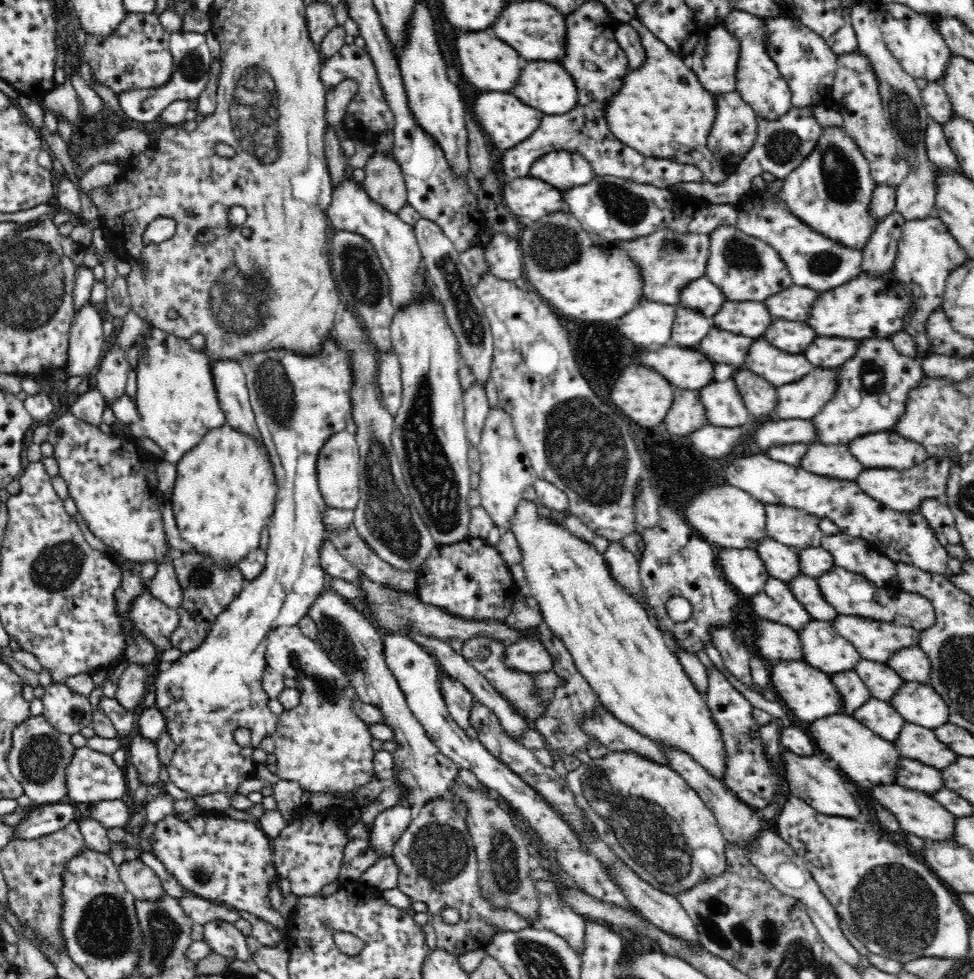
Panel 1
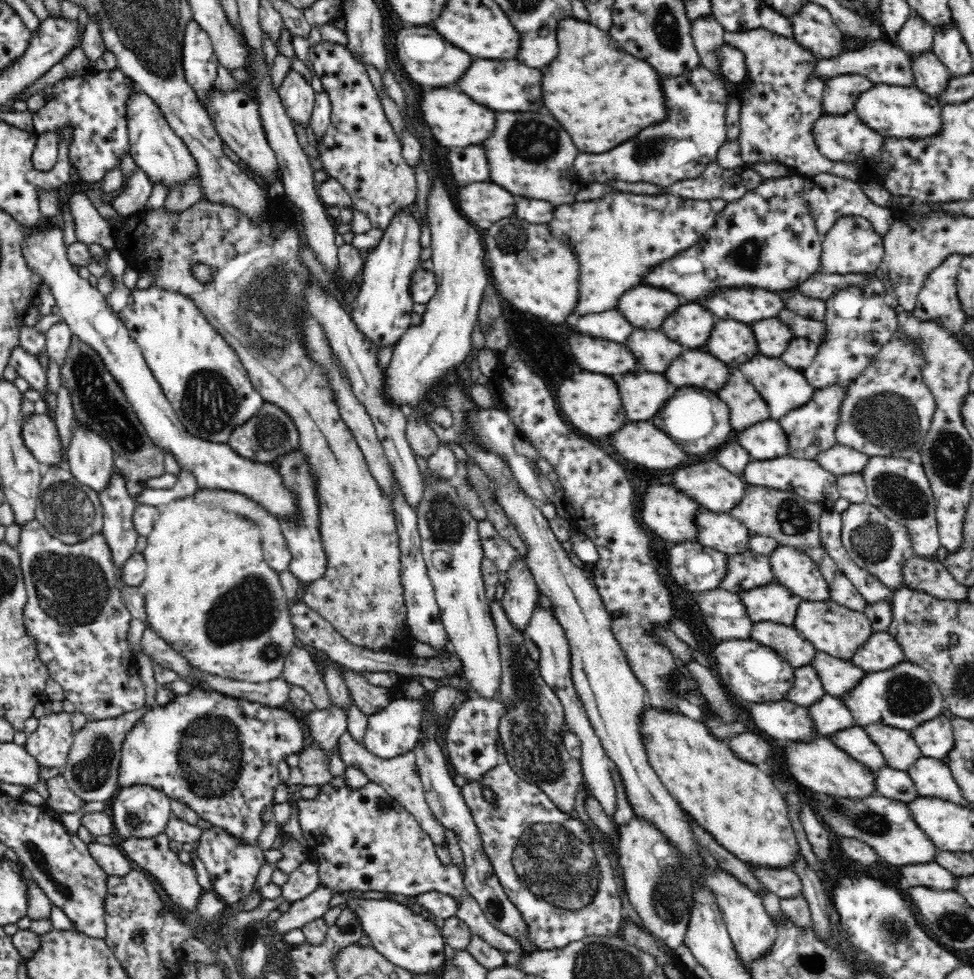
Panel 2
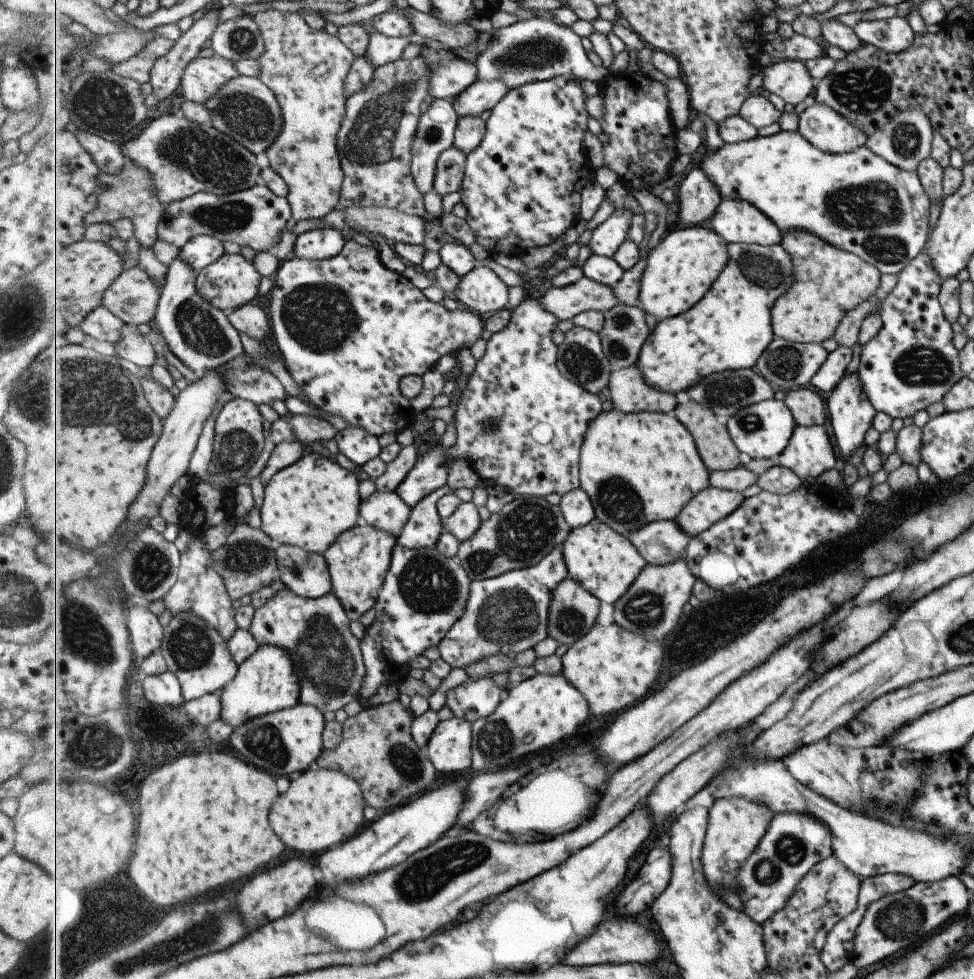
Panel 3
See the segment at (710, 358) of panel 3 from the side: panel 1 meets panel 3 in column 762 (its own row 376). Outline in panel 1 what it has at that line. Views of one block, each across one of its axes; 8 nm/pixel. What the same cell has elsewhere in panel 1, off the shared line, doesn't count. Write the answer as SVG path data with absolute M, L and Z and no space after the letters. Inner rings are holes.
M335 330L330 331L330 335L326 336L325 339L320 342L319 347L316 348L314 352L302 353L295 349L278 347L262 349L255 353L244 353L239 358L240 366L243 368L244 375L246 376L249 401L251 402L253 413L255 414L255 423L259 428L260 437L265 446L265 450L269 454L269 458L273 464L277 493L273 504L273 514L270 516L269 525L267 526L269 531L265 563L258 573L258 576L250 580L250 582L244 586L244 590L241 590L240 594L228 604L224 612L221 612L217 616L216 622L212 624L212 628L210 628L210 632L208 632L208 636L206 636L206 640L204 640L196 650L183 653L176 662L164 666L157 674L155 680L155 704L156 707L162 711L162 715L165 719L165 729L172 736L176 744L174 754L172 754L172 758L170 758L170 764L167 766L169 778L171 782L176 784L177 788L188 792L188 794L192 794L192 796L207 796L208 794L214 794L214 792L224 792L231 796L238 790L238 784L250 780L255 781L257 763L252 759L252 750L254 750L254 748L260 748L260 742L267 736L272 735L272 732L276 730L276 721L278 721L276 713L273 713L268 707L268 700L270 698L261 683L262 673L267 665L266 652L267 645L269 644L269 636L272 632L296 625L304 615L307 615L310 603L318 596L322 588L324 588L324 570L320 564L320 552L323 551L324 542L327 540L325 536L326 530L324 529L324 512L331 506L326 503L326 499L324 499L320 492L318 471L316 470L318 456L320 450L322 450L322 447L328 442L328 439L330 439L332 435L346 430L346 422L348 422L350 418L353 418L355 410L355 401L352 400L352 392L355 388L355 367L352 364L352 353L344 348L343 344L340 343L339 337L336 336L334 332ZM239 728L250 730L250 736L252 737L252 746L250 748L242 748L240 744L236 743L234 732Z

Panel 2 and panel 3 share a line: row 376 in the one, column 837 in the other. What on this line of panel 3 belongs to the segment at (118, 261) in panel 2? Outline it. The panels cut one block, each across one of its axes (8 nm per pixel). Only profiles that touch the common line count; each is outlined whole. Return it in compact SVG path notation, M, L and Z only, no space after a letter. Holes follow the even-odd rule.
M798 130L781 131L769 137L758 136L745 142L726 143L719 152L704 158L700 166L717 184L722 199L747 200L784 233L811 233L835 248L858 256L875 267L879 275L897 275L919 252L925 250L930 200L925 196L916 173L895 168L864 145L840 155L830 155L821 152Z

